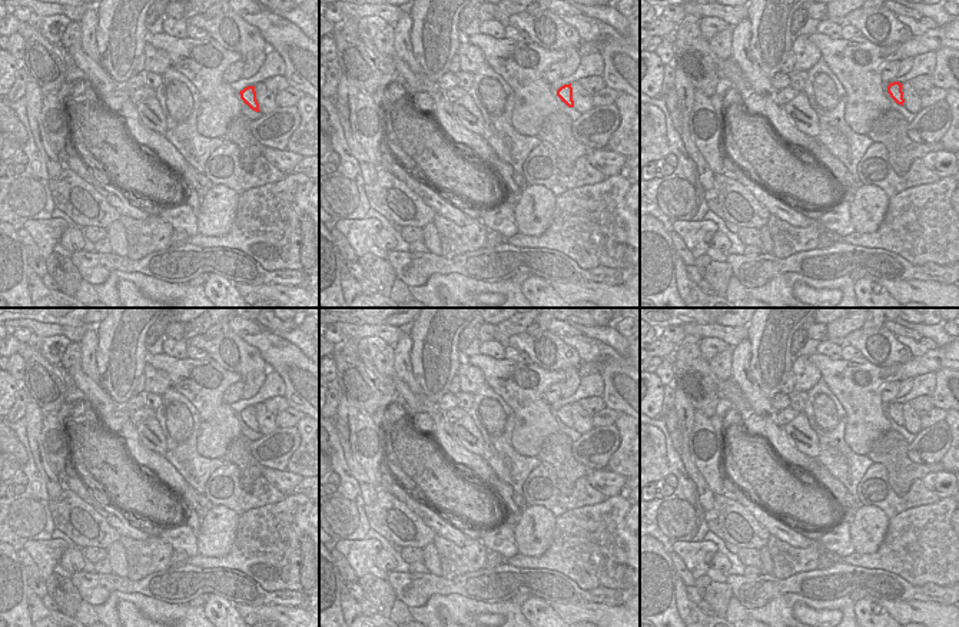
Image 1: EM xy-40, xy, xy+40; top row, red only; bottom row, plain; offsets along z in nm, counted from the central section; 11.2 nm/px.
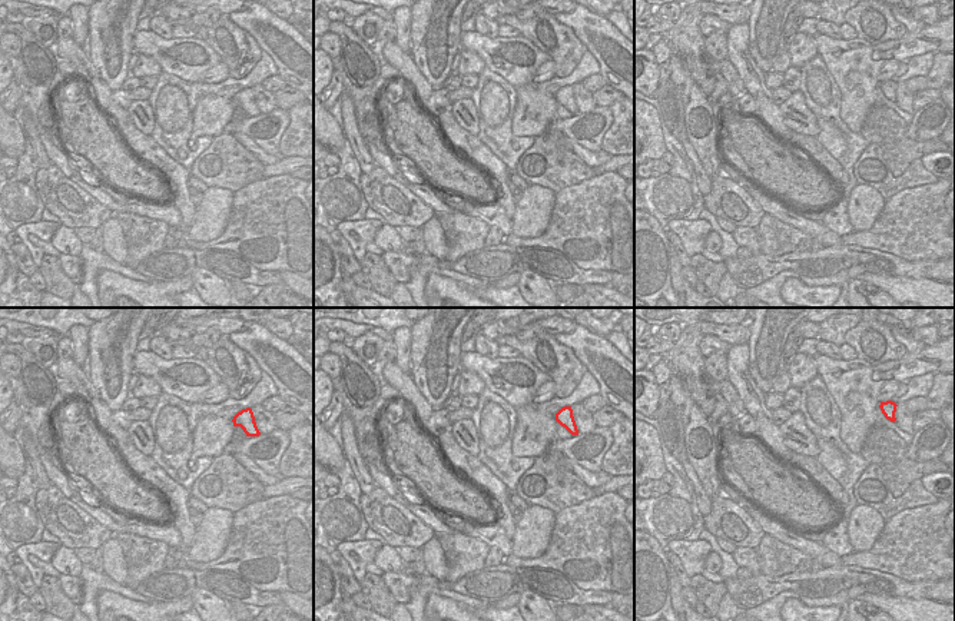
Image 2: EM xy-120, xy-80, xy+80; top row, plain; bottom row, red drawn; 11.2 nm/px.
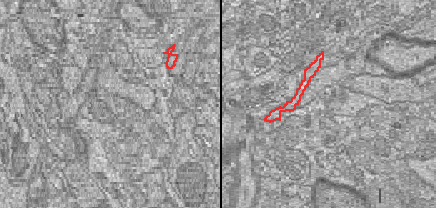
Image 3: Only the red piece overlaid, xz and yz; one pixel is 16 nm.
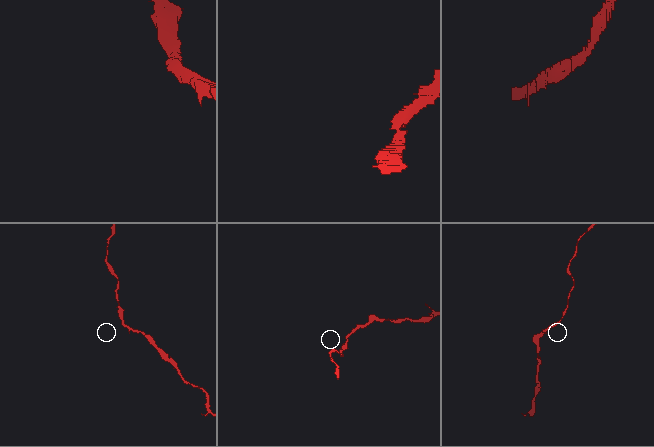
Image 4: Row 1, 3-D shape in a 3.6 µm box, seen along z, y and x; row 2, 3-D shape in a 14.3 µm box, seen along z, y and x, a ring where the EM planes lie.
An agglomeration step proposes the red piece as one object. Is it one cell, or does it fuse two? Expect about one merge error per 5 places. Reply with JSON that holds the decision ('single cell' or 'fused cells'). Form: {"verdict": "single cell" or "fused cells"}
{"verdict": "single cell"}

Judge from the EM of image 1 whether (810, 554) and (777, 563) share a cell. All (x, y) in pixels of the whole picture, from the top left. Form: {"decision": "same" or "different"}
{"decision": "same"}

